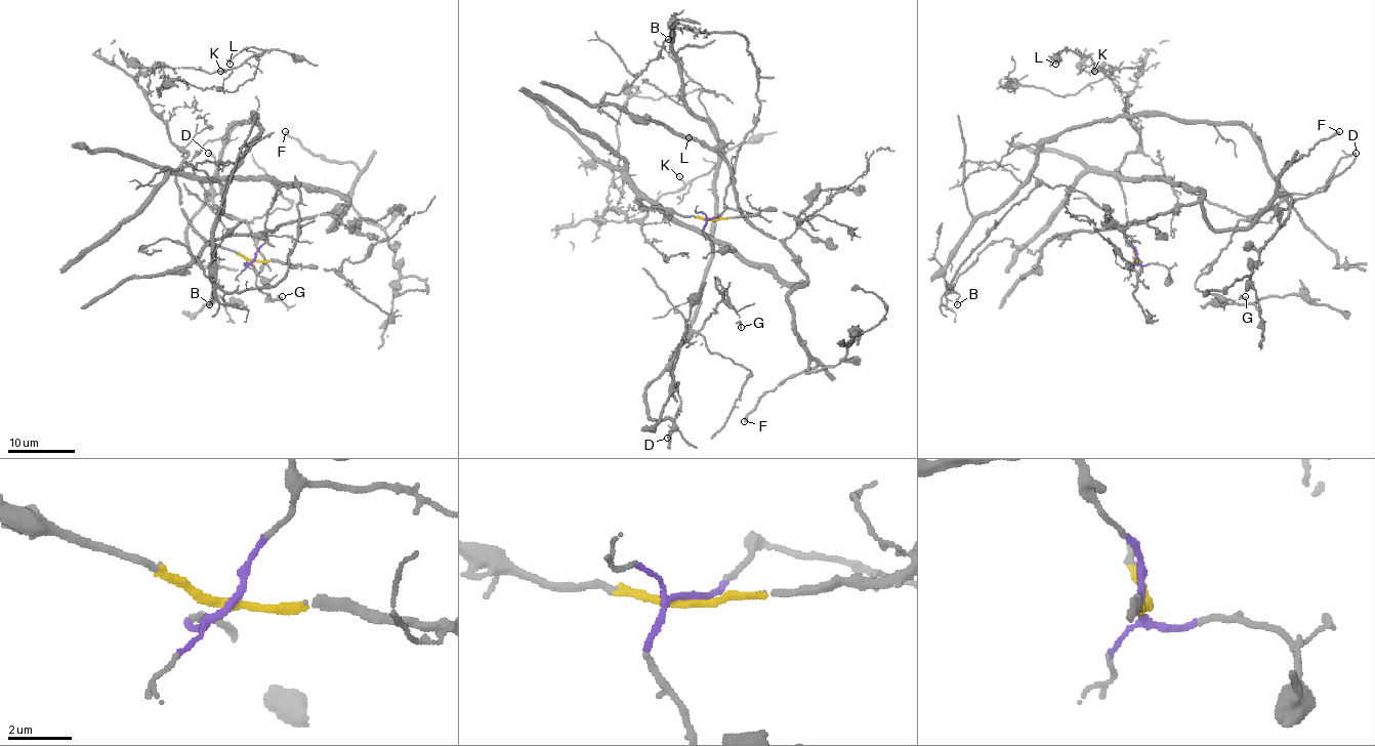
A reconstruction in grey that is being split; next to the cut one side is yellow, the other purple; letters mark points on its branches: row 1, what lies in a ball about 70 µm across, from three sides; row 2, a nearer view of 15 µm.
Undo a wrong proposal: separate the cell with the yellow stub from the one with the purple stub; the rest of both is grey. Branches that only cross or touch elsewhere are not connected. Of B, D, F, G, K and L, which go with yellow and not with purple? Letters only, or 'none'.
F, K, L

